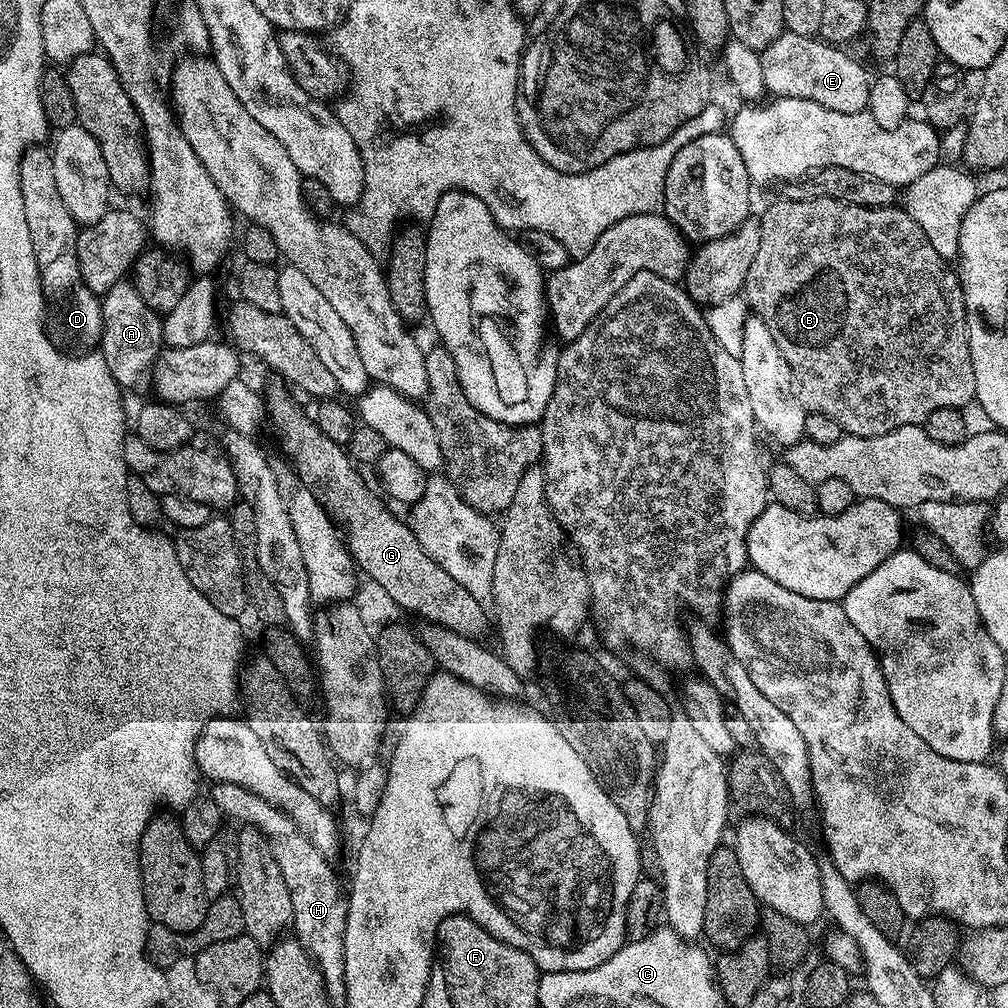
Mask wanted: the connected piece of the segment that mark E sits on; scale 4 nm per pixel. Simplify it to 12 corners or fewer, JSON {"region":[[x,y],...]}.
{"region":[[816,36],[759,53],[765,91],[863,112],[874,76]]}

